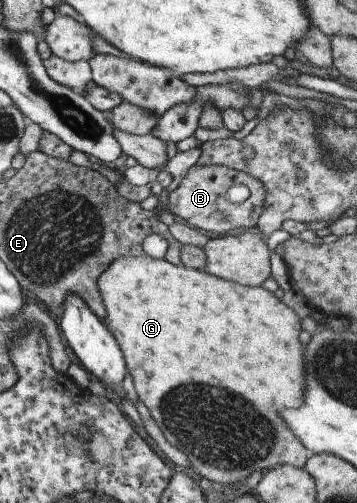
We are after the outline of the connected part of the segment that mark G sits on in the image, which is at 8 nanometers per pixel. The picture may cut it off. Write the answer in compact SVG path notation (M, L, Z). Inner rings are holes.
M118 257L112 261L104 273L96 279L96 287L106 311L106 319L103 323L107 330L114 336L116 343L125 361L126 371L132 377L137 399L148 409L148 413L156 426L160 429L167 443L181 451L189 461L190 471L198 473L208 481L232 485L251 475L253 472L264 473L277 465L292 465L302 468L305 460L313 453L309 452L294 437L294 433L285 425L284 419L280 417L280 407L296 407L302 401L304 391L304 367L302 367L302 345L298 335L300 333L300 319L285 304L282 304L272 292L268 292L261 286L243 286L236 282L220 279L212 276L206 271L195 270L184 265L172 265L163 259L142 257ZM246 399L248 399L248 431L246 431Z

